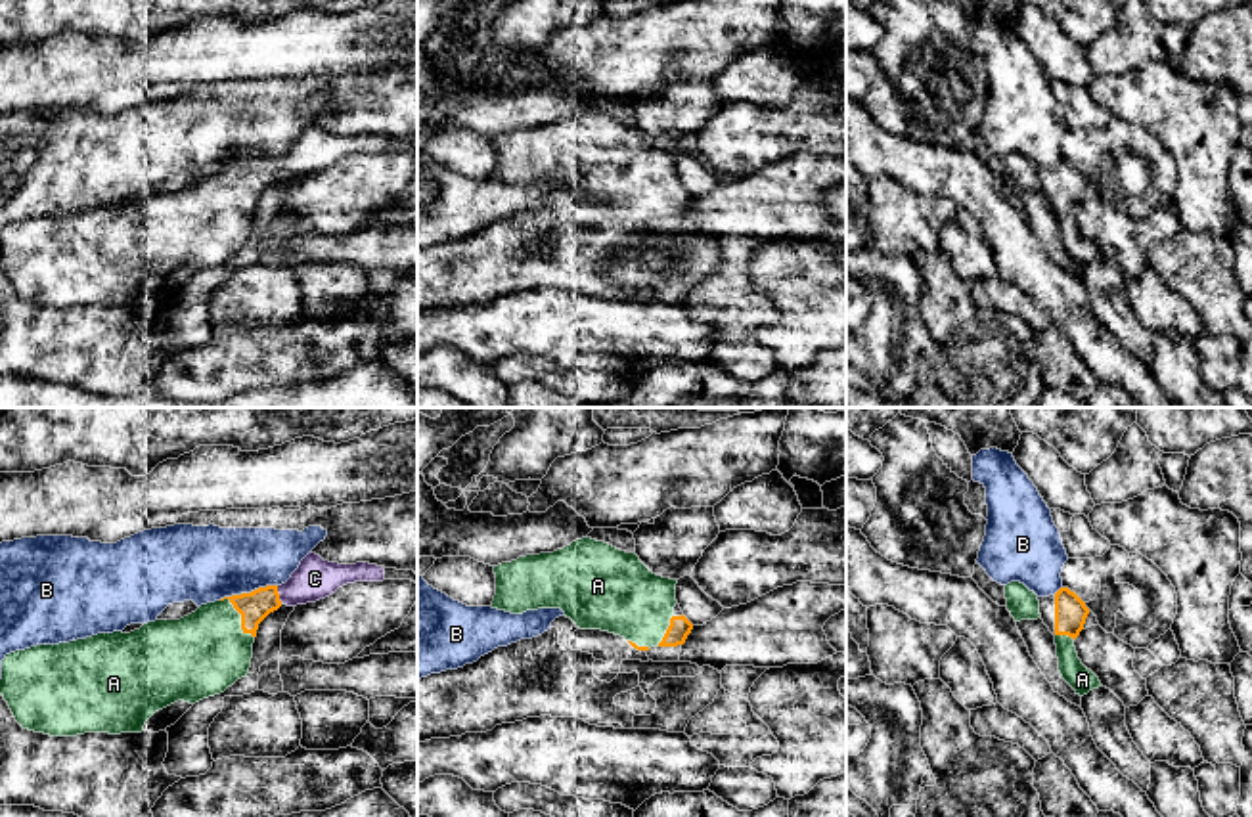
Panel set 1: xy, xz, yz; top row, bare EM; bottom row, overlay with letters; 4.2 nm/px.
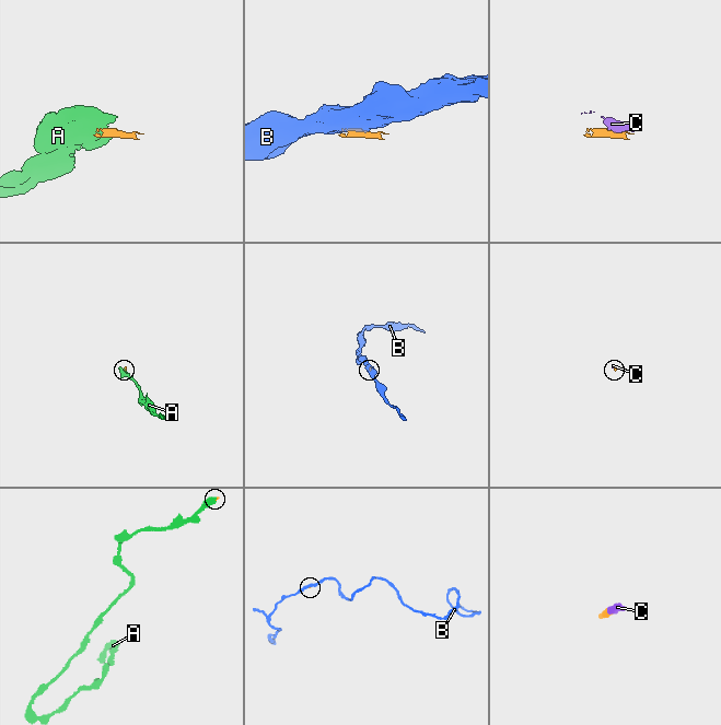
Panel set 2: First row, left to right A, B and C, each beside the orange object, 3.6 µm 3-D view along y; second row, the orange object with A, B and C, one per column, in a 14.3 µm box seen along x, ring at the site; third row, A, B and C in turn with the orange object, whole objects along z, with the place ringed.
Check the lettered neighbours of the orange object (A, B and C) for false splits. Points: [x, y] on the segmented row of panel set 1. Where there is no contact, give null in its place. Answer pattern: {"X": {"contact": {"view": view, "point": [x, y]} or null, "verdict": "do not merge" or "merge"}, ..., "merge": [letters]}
{"A": {"contact": {"view": "xy", "point": [242, 617]}, "verdict": "merge"}, "B": {"contact": {"view": "xy", "point": [247, 594]}, "verdict": "do not merge"}, "C": {"contact": {"view": "xy", "point": [278, 596]}, "verdict": "merge"}, "merge": ["A", "C"]}

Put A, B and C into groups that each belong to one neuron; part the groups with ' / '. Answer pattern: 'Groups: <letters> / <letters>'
Groups: A C / B

